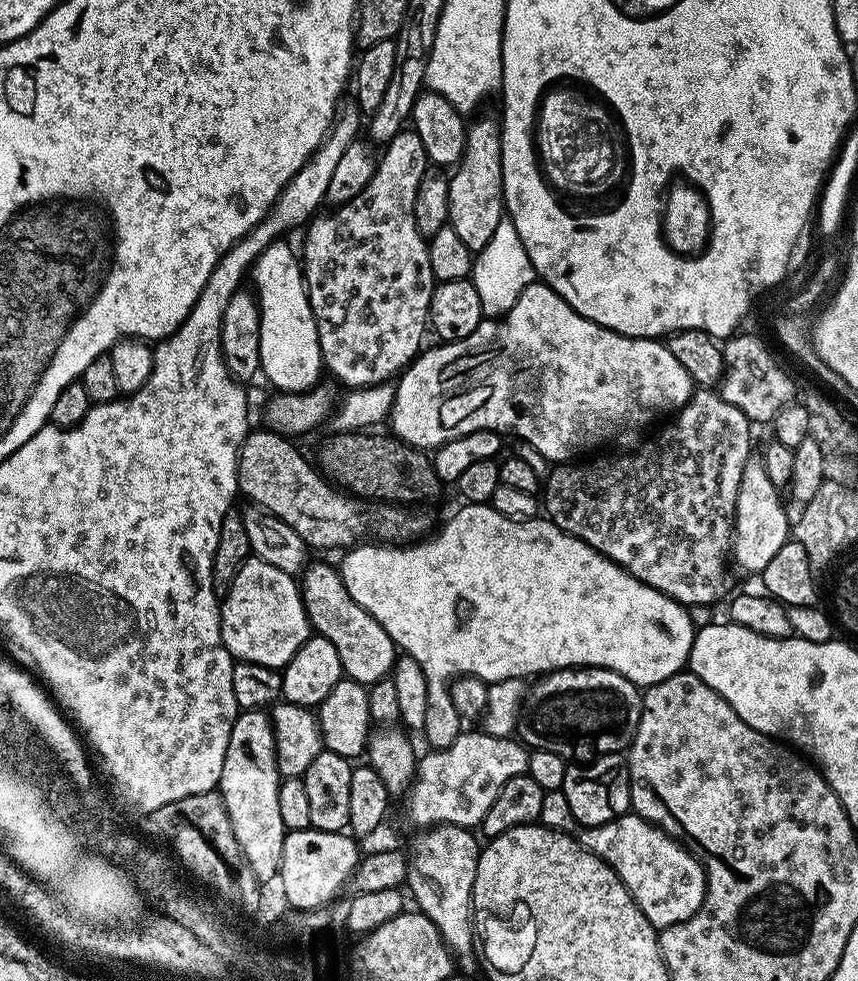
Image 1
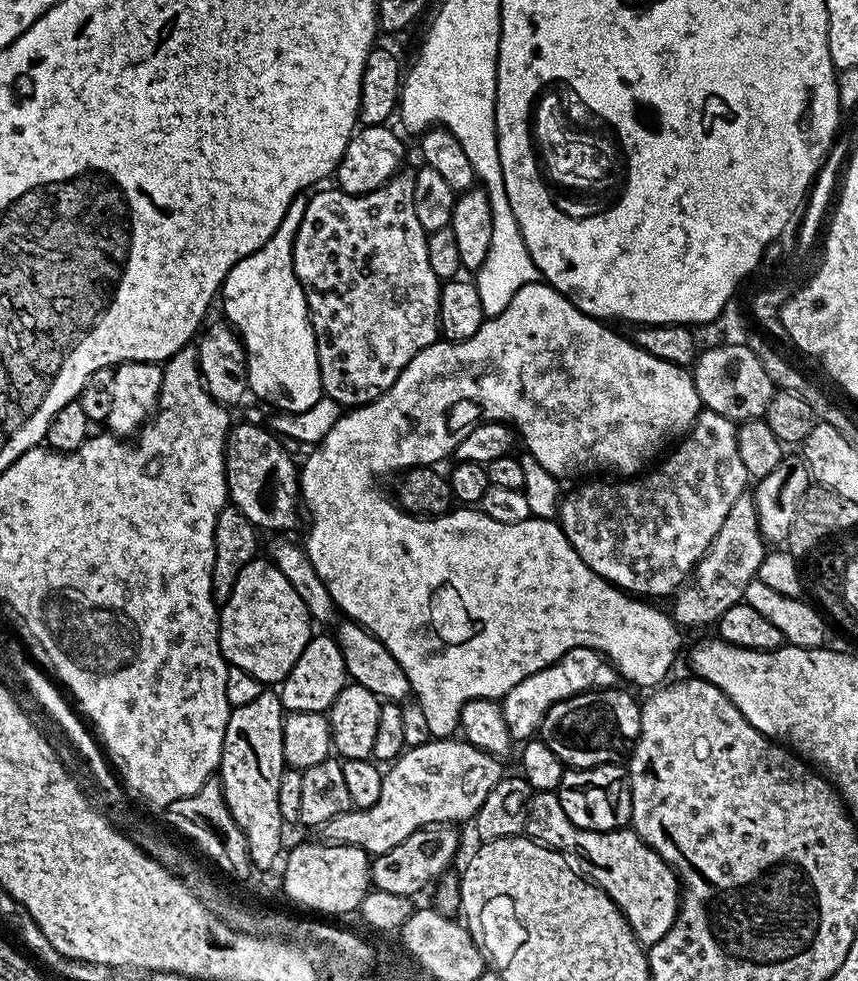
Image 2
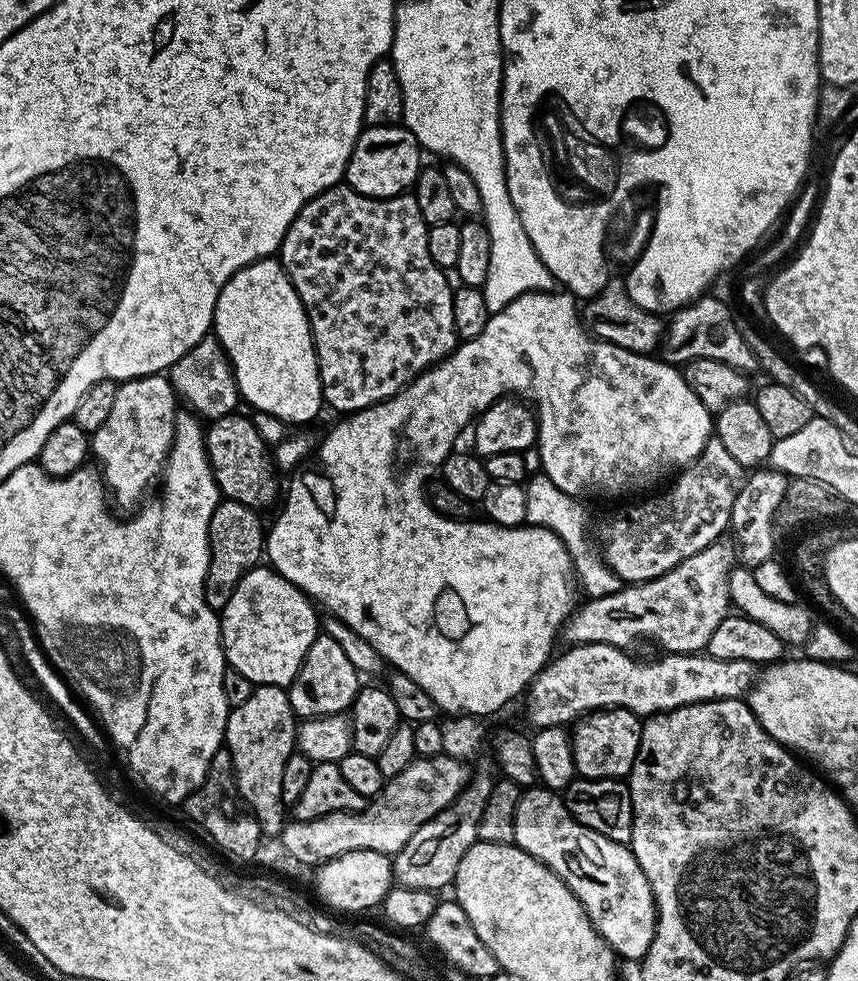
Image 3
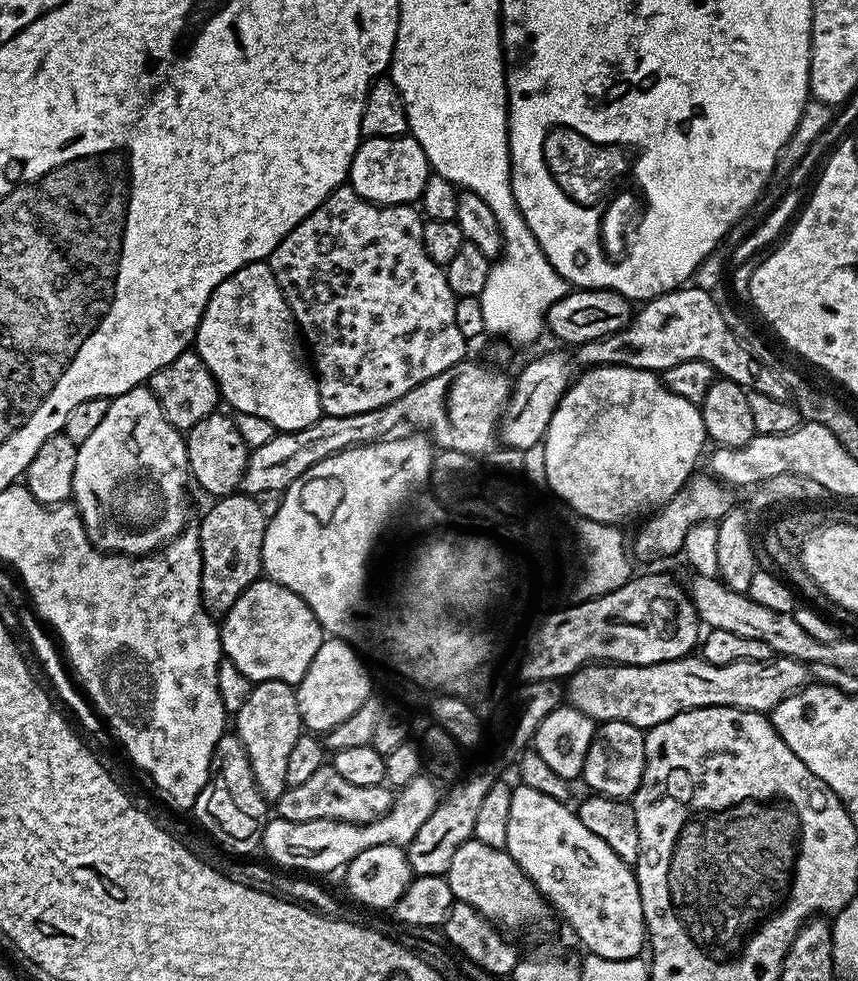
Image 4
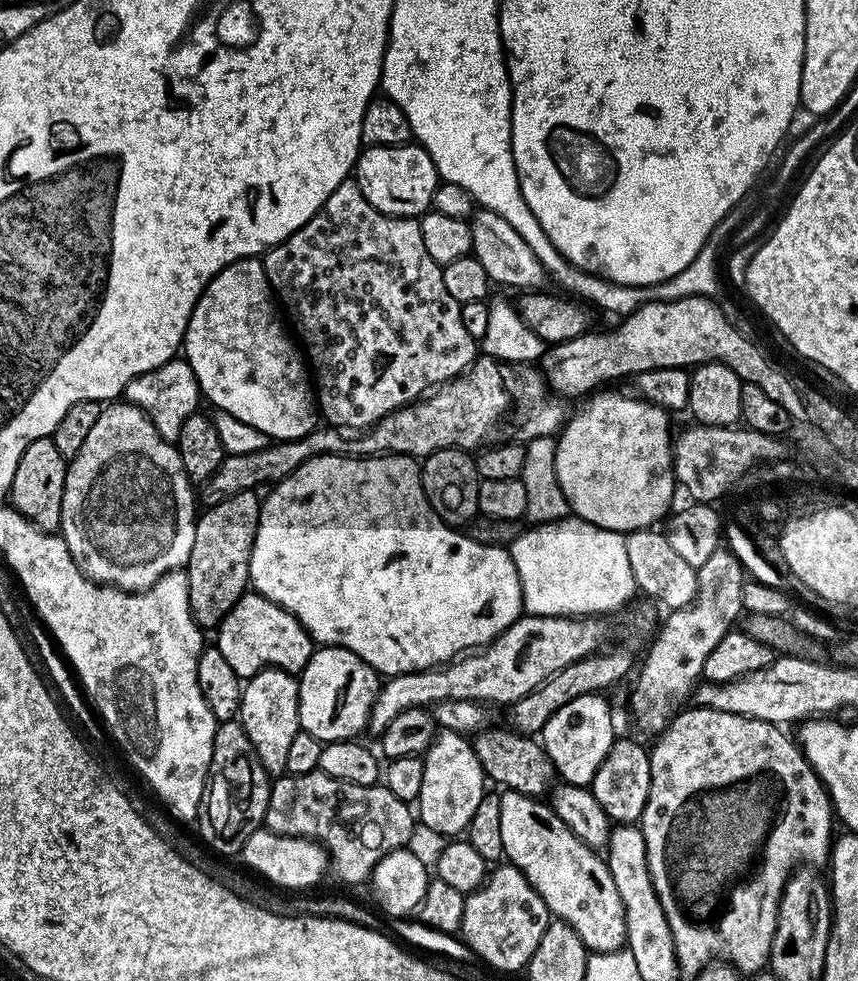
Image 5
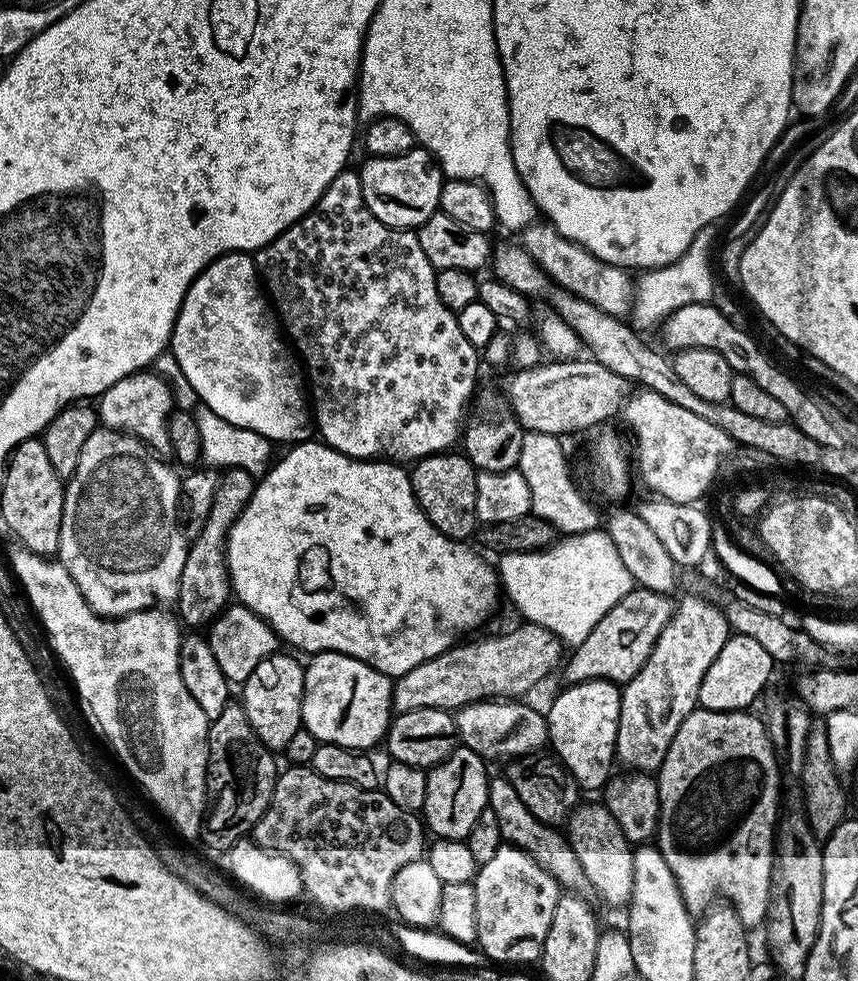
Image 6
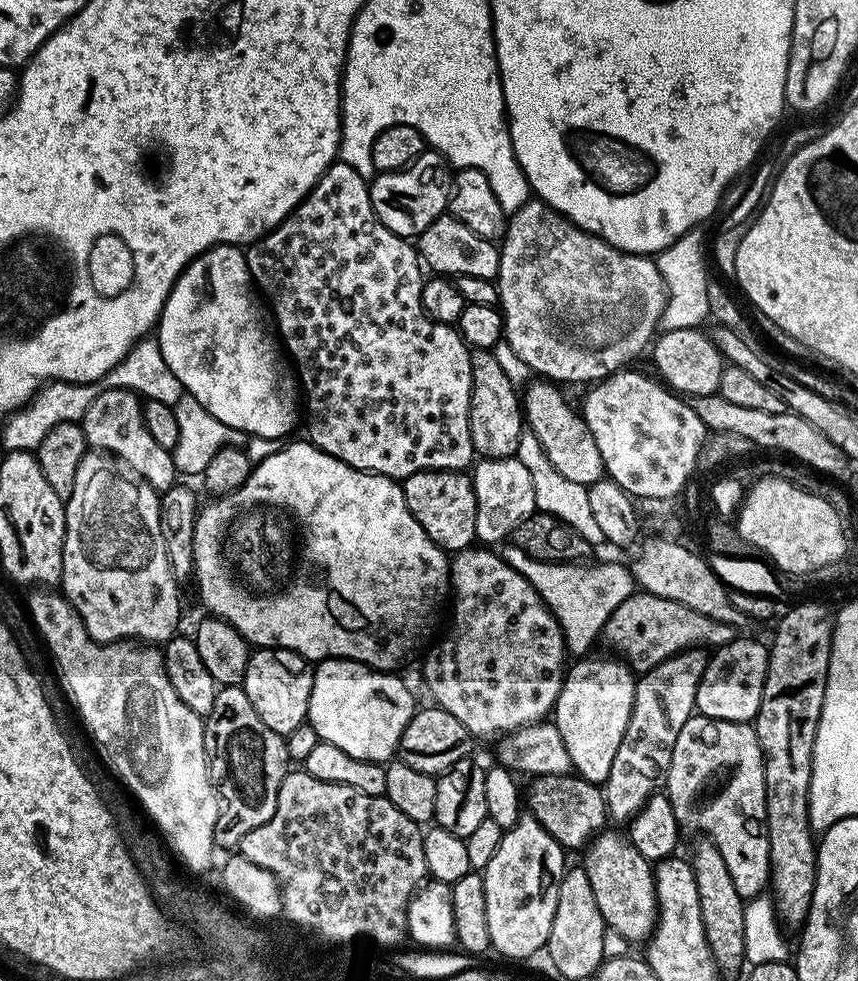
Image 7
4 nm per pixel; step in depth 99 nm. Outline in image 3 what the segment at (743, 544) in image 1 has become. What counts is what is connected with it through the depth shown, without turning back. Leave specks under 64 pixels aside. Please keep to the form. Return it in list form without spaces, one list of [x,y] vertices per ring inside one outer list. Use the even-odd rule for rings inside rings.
[[[721,538],[710,546],[706,546],[698,554],[690,554],[674,570],[666,570],[653,580],[641,584],[628,584],[621,587],[619,592],[588,598],[577,607],[568,618],[568,623],[562,629],[564,644],[609,644],[615,648],[631,649],[631,644],[639,640],[653,640],[658,647],[664,648],[668,654],[700,654],[705,651],[710,642],[710,634],[718,630],[718,622],[730,615],[730,586],[728,579],[732,568],[737,567],[738,553],[731,539]]]

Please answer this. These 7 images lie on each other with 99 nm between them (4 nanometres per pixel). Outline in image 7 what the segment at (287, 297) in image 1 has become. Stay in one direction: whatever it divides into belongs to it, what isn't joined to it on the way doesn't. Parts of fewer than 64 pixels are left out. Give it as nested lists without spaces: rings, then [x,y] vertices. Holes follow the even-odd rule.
[[[219,244],[191,260],[184,273],[176,279],[160,312],[154,339],[160,344],[162,357],[178,378],[183,391],[198,398],[198,402],[218,418],[218,422],[249,437],[283,441],[288,438],[283,436],[295,430],[296,419],[299,416],[301,419],[302,389],[273,328],[265,301],[258,295],[248,272],[245,249],[234,244]]]

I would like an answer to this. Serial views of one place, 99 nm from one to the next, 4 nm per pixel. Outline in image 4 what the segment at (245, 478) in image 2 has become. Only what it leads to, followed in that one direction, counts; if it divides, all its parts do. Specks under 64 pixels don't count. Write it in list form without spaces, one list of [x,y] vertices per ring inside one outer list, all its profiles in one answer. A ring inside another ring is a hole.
[[[211,412],[206,418],[202,418],[202,422],[194,422],[194,426],[187,429],[184,438],[191,479],[202,491],[209,492],[209,497],[212,498],[230,496],[239,489],[250,451],[242,434],[238,434],[235,419],[231,415],[223,416],[222,412]]]

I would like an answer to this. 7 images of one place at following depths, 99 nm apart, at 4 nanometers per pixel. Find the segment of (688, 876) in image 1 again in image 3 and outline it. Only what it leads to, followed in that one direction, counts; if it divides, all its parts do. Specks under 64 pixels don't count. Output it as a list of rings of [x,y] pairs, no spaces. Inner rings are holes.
[[[533,786],[521,791],[518,810],[514,814],[514,842],[526,854],[538,858],[578,898],[584,913],[598,930],[600,937],[612,947],[617,957],[625,961],[643,961],[650,950],[650,942],[656,929],[656,899],[652,896],[650,882],[642,874],[642,866],[634,858],[631,847],[619,844],[586,826],[582,826],[568,812],[563,799],[553,789]]]

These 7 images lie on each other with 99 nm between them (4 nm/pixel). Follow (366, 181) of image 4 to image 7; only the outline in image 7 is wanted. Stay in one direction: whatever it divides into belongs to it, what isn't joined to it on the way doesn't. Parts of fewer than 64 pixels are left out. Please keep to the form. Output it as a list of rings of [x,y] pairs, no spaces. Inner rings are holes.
[[[425,150],[416,161],[406,168],[400,168],[396,172],[379,173],[368,185],[370,202],[374,206],[380,221],[389,230],[405,238],[415,238],[420,235],[422,230],[426,230],[426,226],[430,226],[430,222],[434,222],[434,218],[445,215],[448,207],[448,196],[452,192],[453,175],[453,169],[439,152]]]

